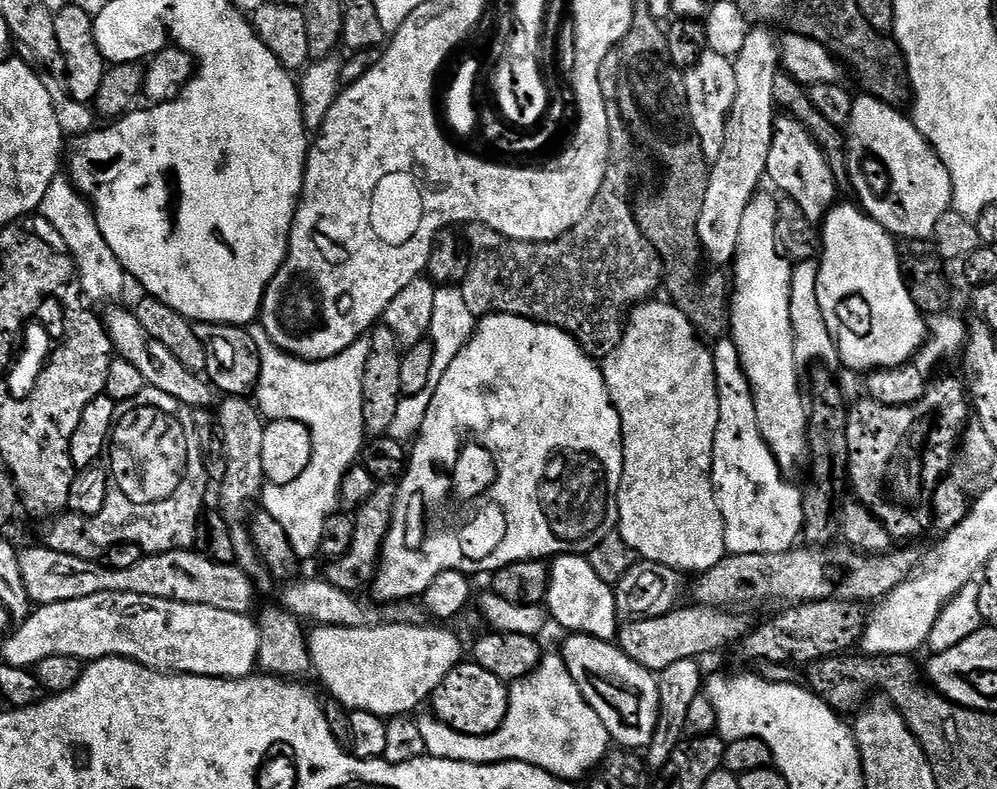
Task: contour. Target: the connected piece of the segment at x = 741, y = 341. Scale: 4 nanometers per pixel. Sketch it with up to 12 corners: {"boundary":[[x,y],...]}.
{"boundary":[[757,191],[730,288],[758,430],[785,474],[809,463],[780,204]]}

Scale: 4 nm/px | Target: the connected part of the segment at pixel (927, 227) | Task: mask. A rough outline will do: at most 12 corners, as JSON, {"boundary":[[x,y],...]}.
{"boundary":[[857,95],[846,163],[893,237],[931,238],[946,166],[899,107]]}

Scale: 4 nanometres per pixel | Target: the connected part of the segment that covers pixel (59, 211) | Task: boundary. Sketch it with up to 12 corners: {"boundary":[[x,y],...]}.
{"boundary":[[56,176],[38,212],[58,230],[89,301],[114,299],[124,267],[91,203]]}

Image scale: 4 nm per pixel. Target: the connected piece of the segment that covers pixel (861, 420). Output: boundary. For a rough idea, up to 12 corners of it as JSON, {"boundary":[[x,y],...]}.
{"boundary":[[965,381],[848,413],[855,499],[893,541],[932,528],[970,419]]}

